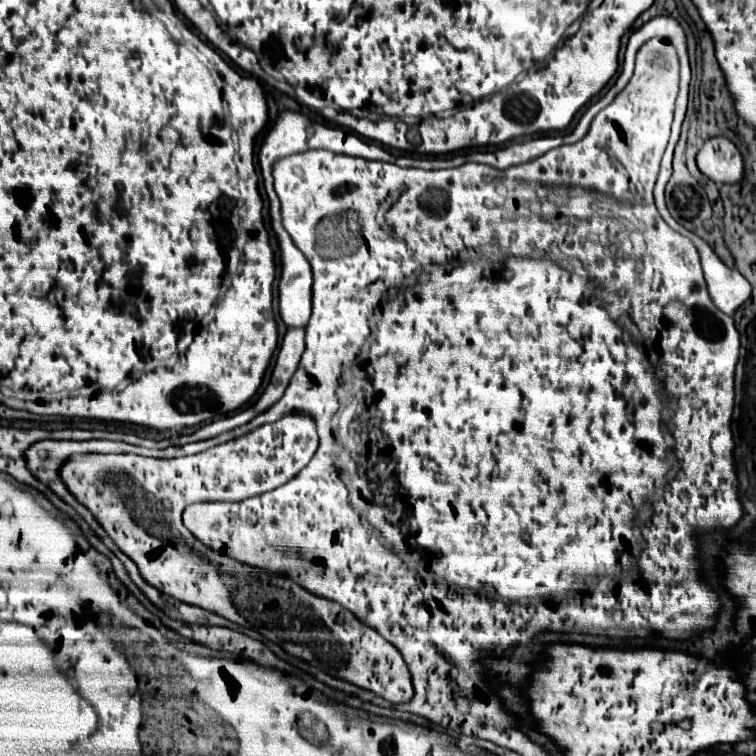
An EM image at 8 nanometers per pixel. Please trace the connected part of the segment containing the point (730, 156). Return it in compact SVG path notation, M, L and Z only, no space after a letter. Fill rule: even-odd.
M714 136L704 142L696 154L698 170L716 184L740 182L744 174L744 160L732 140L726 136Z

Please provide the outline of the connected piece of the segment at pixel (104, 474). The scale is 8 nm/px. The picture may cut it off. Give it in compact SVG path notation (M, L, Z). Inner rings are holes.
M292 412L274 424L260 426L242 438L230 440L196 456L156 460L136 454L78 454L64 464L62 480L64 484L68 484L70 492L94 512L108 536L124 554L128 554L138 564L142 576L160 592L182 602L212 610L242 626L248 626L248 620L268 620L268 626L260 628L258 632L264 634L268 640L280 644L288 654L304 658L306 662L324 668L332 676L348 680L360 688L372 690L388 702L406 702L408 698L412 698L408 666L402 654L374 628L366 626L344 606L310 594L286 574L276 574L252 564L242 564L218 550L208 548L194 534L182 530L182 512L186 506L198 500L244 500L248 496L274 490L292 480L310 462L318 448L316 444L318 434L310 414Z

